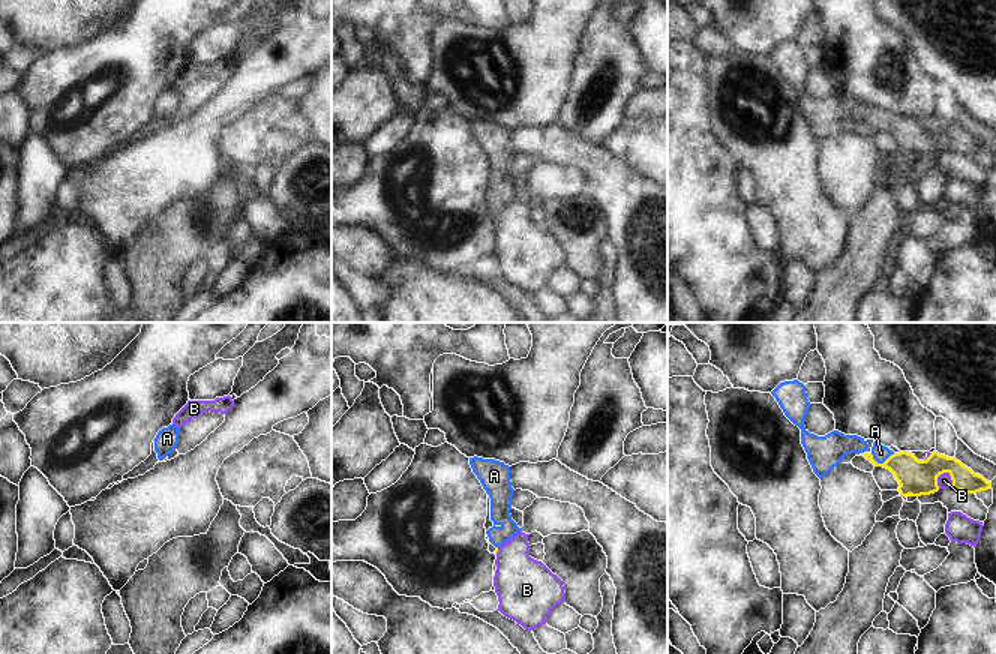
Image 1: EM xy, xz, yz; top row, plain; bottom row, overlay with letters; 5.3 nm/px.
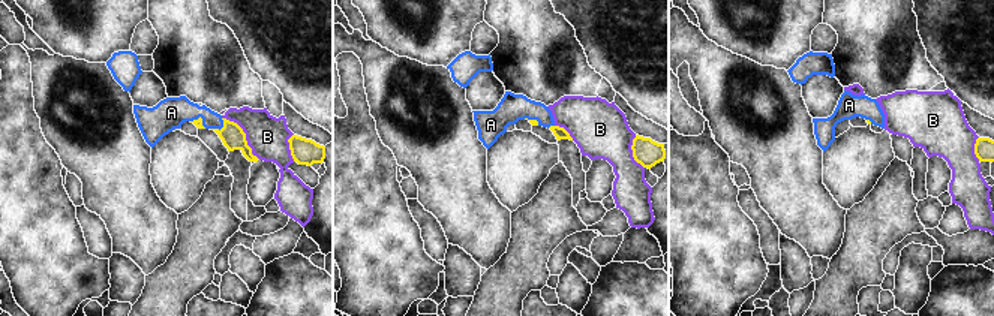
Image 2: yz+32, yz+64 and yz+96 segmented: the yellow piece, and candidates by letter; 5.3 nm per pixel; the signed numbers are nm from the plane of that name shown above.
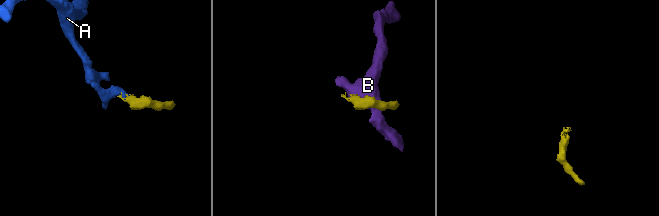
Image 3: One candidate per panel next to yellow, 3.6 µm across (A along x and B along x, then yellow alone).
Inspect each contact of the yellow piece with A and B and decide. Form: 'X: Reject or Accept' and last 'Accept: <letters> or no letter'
A: Accept
B: Reject
Accept: A.

